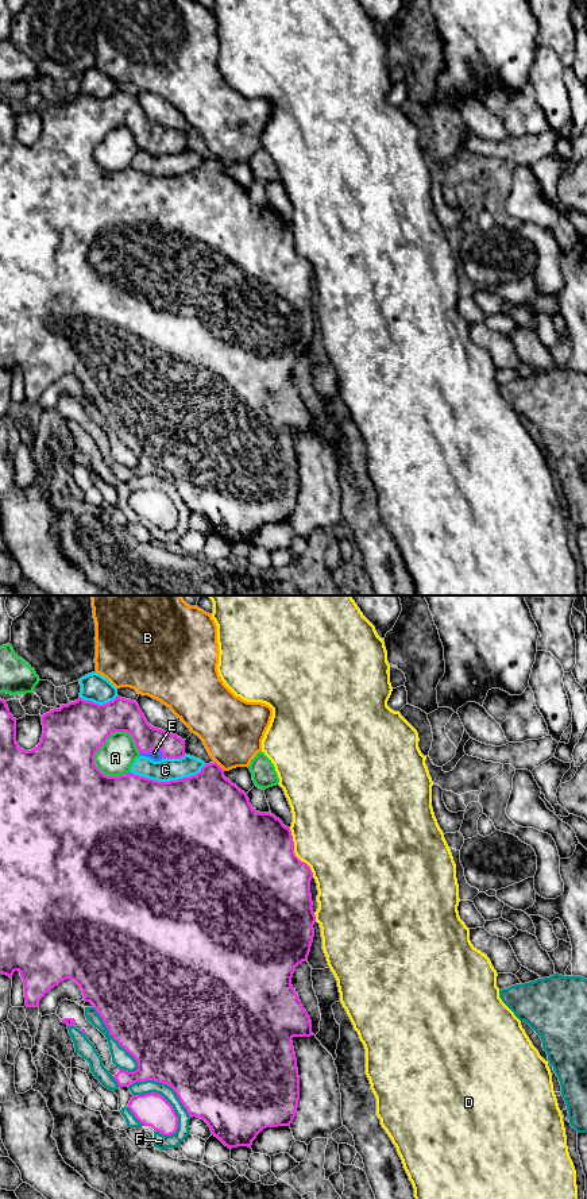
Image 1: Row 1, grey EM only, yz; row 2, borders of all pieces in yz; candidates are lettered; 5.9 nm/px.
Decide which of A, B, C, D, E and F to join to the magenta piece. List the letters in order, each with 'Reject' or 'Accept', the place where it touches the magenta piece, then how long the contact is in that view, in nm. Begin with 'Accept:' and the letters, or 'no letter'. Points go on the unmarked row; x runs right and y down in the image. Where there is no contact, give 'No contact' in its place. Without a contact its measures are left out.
Accept: E
A: Reject. Touches magenta at yz (114, 127). Shared border 300 nm
B: Reject. Touches magenta at yz (219, 161). Shared border 80 nm
C: Reject. Touches magenta at yz (170, 176). Shared border 440 nm
D: Reject. Touches magenta at yz (294, 249). Shared border 320 nm
E: Accept. Touches magenta at yz (153, 145). Shared border 170 nm
F: Reject. Touches magenta at yz (165, 494). Shared border 340 nm

